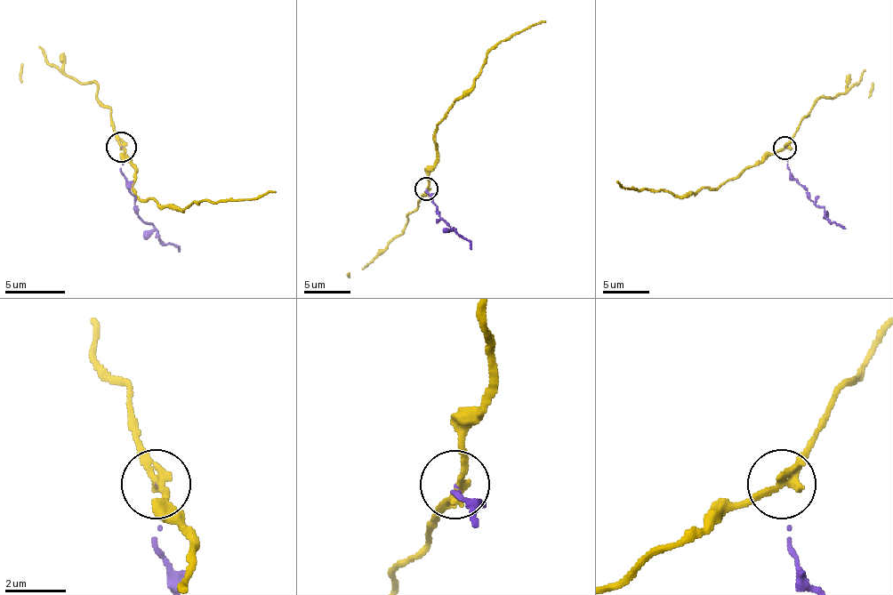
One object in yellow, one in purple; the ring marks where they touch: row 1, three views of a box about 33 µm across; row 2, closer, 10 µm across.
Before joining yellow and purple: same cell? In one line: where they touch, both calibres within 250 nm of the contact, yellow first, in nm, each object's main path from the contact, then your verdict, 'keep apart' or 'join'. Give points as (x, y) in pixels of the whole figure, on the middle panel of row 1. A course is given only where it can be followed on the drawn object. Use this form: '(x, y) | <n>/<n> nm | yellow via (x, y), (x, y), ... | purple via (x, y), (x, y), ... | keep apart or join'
(426, 188) | 260/40 nm | yellow via (425, 188), (428, 170), (437, 158), (434, 131), (451, 105), (471, 86), (486, 56), (502, 40), (546, 21) | purple via (425, 188), (437, 207), (437, 213), (471, 249) | keep apart

